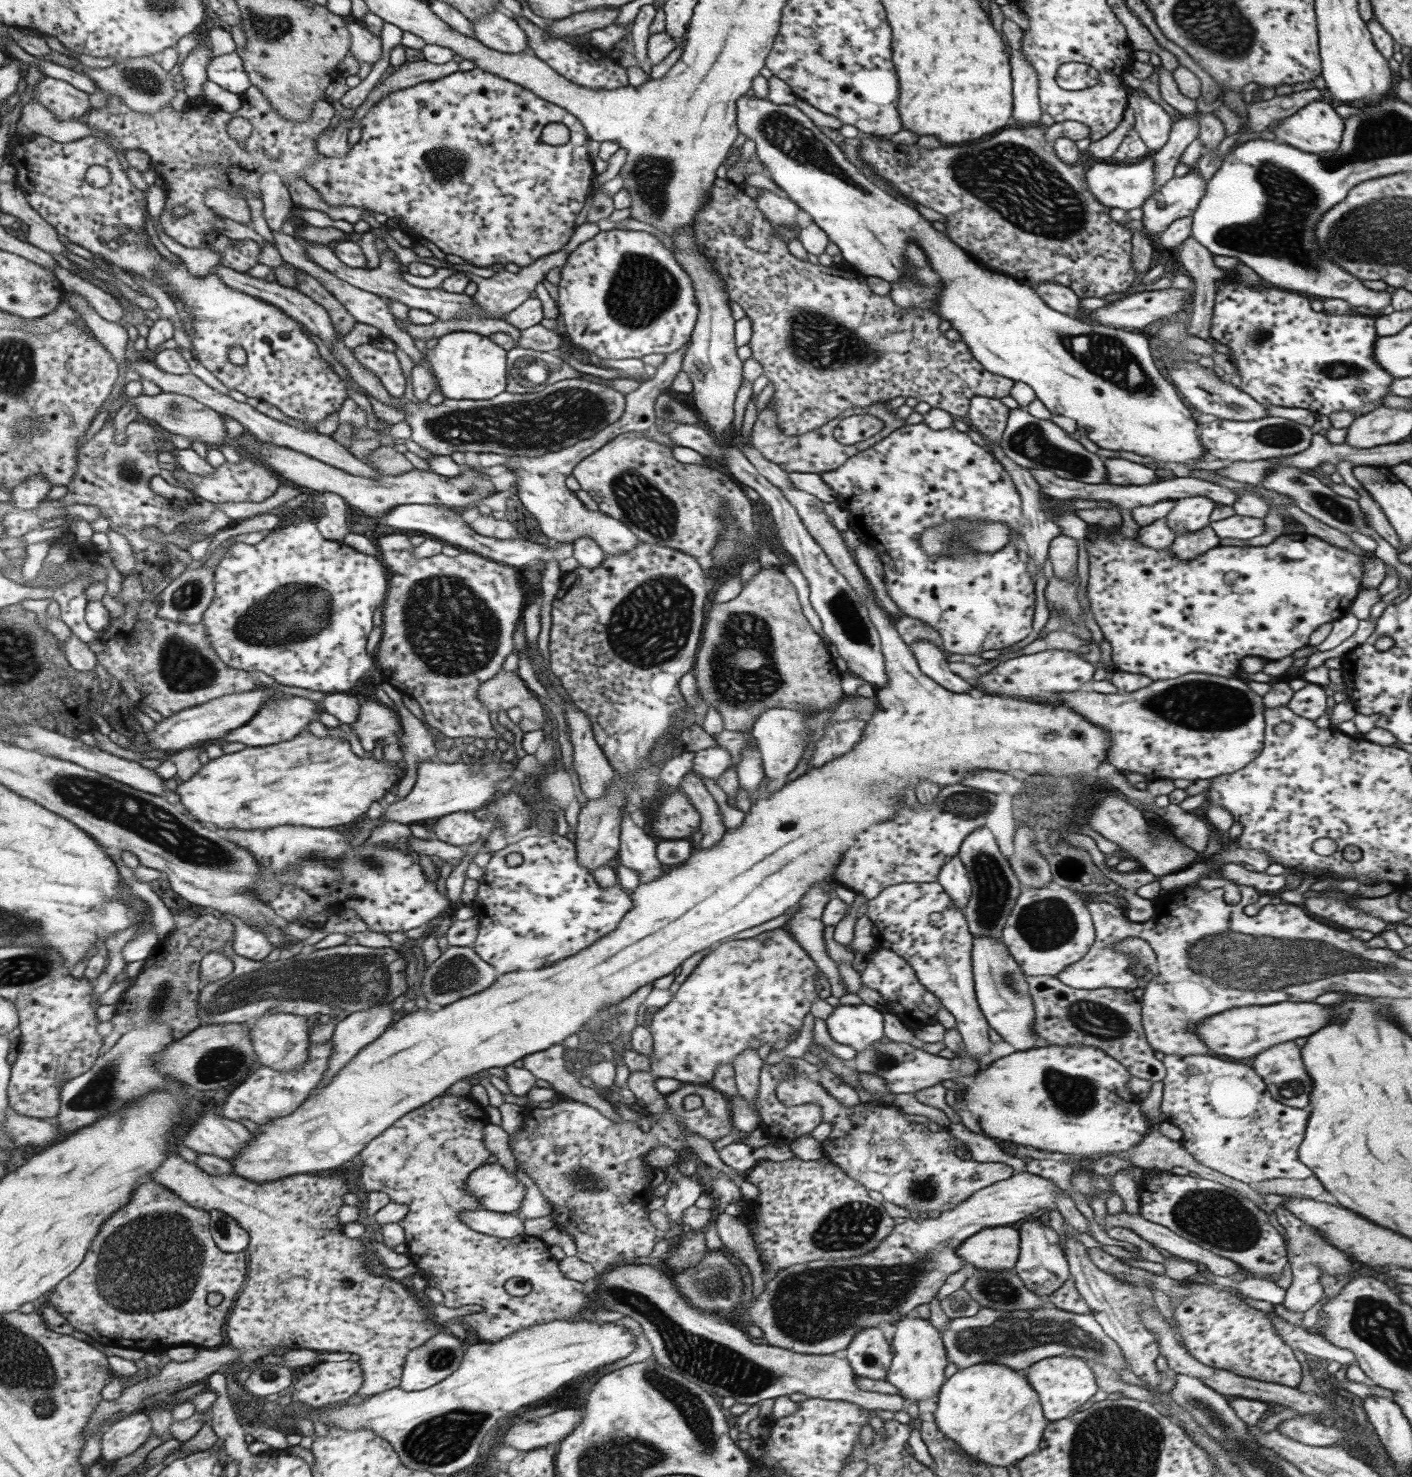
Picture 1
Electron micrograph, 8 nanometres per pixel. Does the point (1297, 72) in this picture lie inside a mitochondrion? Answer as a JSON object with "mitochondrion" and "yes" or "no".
{"mitochondrion":"no"}

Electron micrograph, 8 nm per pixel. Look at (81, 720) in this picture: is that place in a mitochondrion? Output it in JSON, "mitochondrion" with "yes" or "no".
{"mitochondrion":"no"}

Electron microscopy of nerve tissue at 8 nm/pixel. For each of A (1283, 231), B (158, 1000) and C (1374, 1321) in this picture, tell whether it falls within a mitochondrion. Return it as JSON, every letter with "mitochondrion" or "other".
{"A":"mitochondrion","B":"mitochondrion","C":"mitochondrion"}

